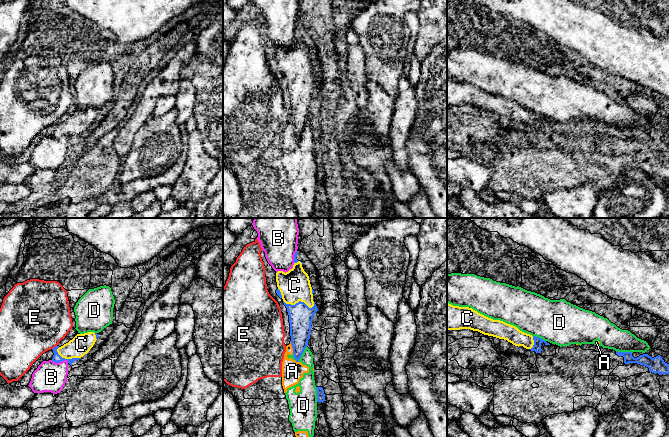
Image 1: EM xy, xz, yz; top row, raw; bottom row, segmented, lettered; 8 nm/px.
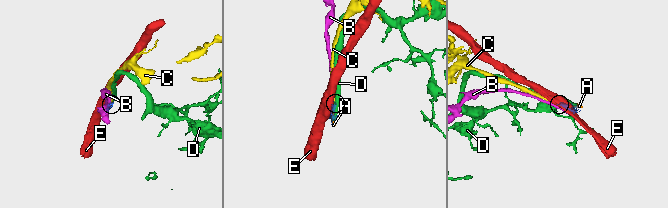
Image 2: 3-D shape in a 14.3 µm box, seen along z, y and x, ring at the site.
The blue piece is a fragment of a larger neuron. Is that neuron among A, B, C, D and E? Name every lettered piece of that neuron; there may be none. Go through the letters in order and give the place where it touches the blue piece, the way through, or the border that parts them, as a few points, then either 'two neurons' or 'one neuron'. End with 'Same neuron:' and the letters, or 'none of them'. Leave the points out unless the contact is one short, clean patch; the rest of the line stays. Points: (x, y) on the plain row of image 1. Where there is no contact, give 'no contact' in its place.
A: meets blue in xz at (292, 123); two neurons
B: meets blue in xy at (60, 137); two neurons
C: meets blue in xz at (299, 77); one neuron
D: meets blue in xz at (302, 129); two neurons
E: meets blue in xy at (54, 123); border along xy (56, 121), (52, 125); two neurons
Same neuron: C

